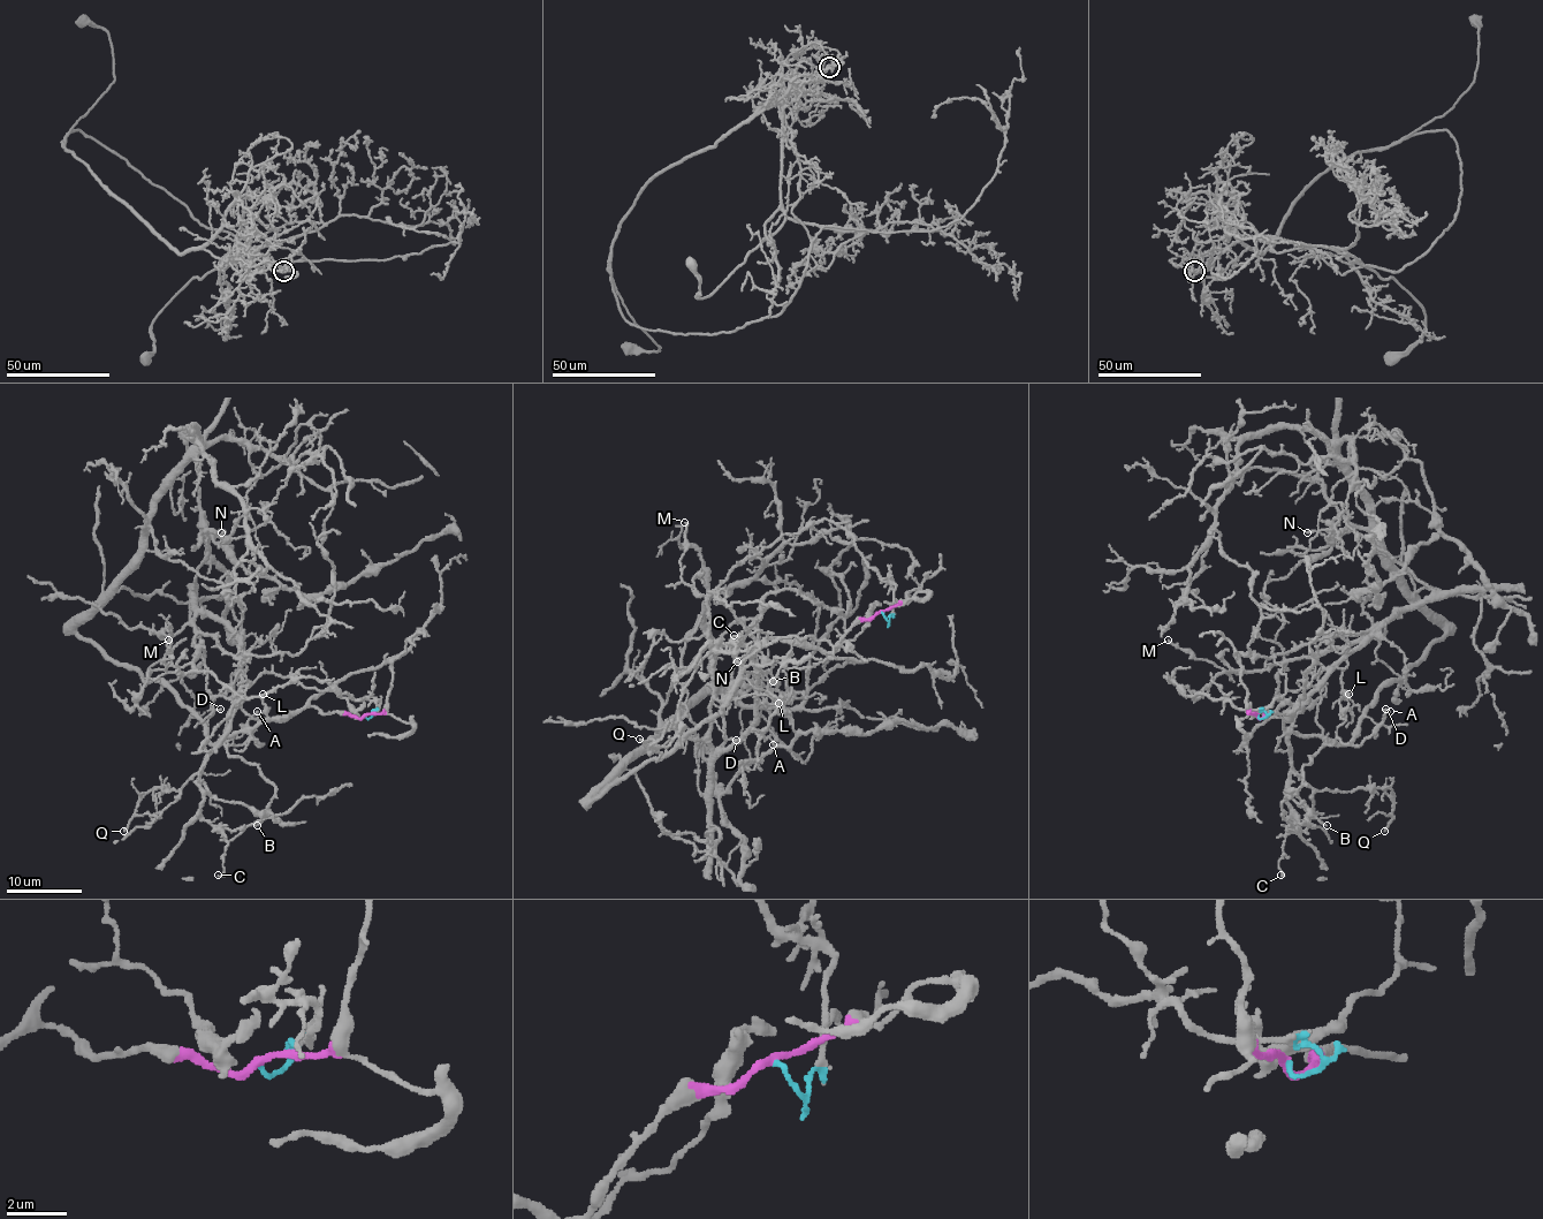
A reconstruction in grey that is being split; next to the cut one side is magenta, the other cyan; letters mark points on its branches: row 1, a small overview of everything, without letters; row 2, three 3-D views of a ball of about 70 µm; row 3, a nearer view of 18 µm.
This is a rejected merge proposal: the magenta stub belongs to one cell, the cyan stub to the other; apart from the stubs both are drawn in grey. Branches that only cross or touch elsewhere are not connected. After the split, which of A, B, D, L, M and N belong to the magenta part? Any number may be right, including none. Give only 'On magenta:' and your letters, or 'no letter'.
On magenta: A, B, D

